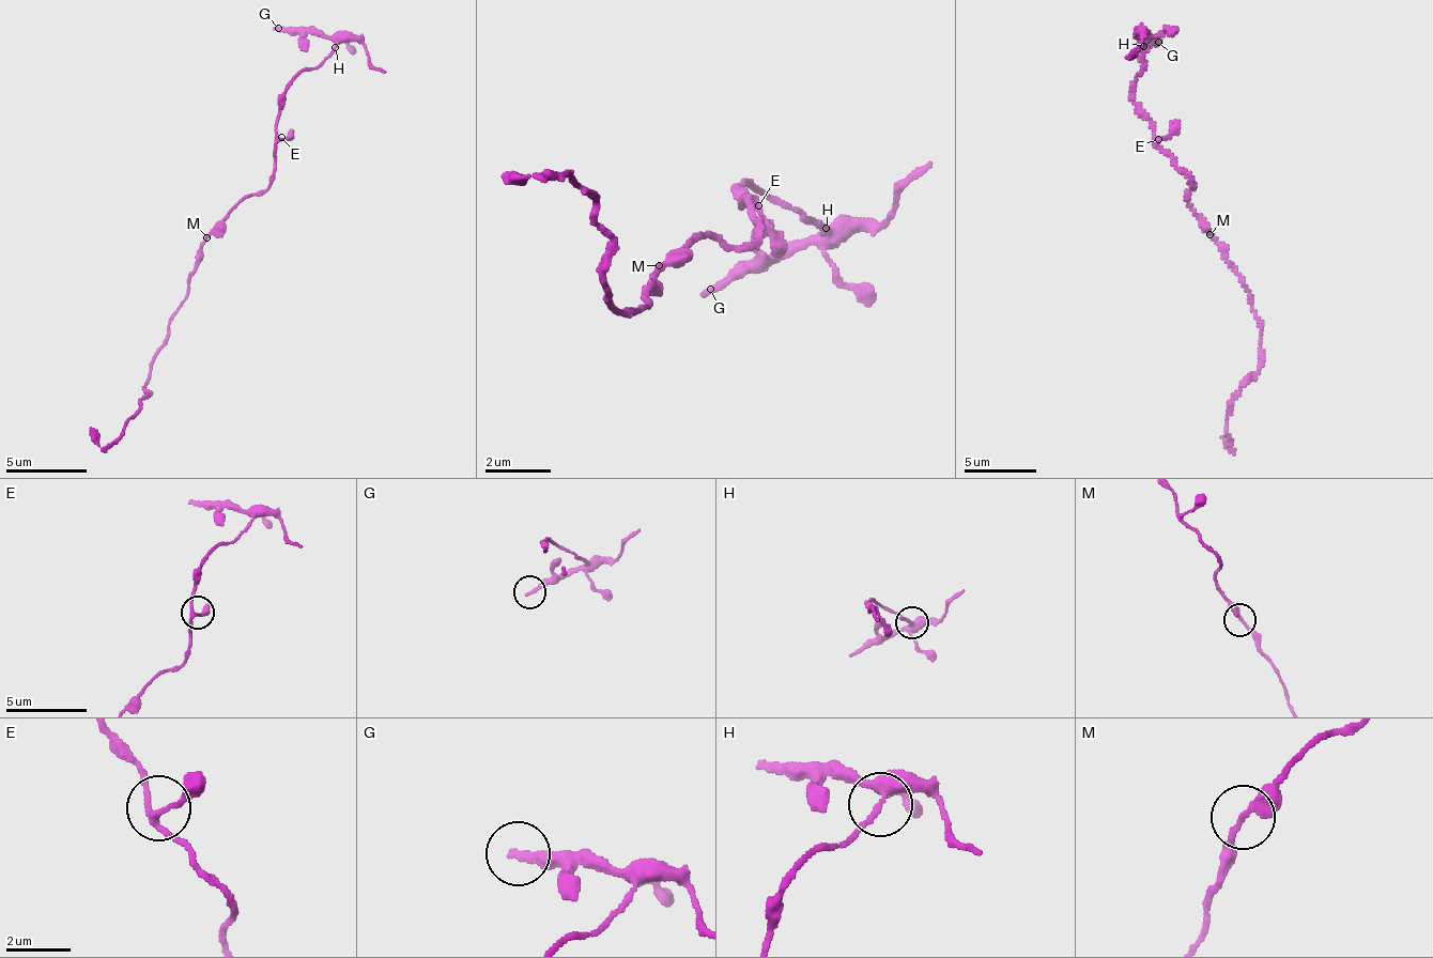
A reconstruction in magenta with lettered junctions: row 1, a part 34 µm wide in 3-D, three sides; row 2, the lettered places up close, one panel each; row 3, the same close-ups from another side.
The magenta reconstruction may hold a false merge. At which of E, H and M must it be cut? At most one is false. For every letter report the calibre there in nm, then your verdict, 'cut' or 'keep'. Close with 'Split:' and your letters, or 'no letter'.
E: 170 nm thick; keep
H: 260 nm thick; cut
M: 240 nm thick; keep
Split: H

